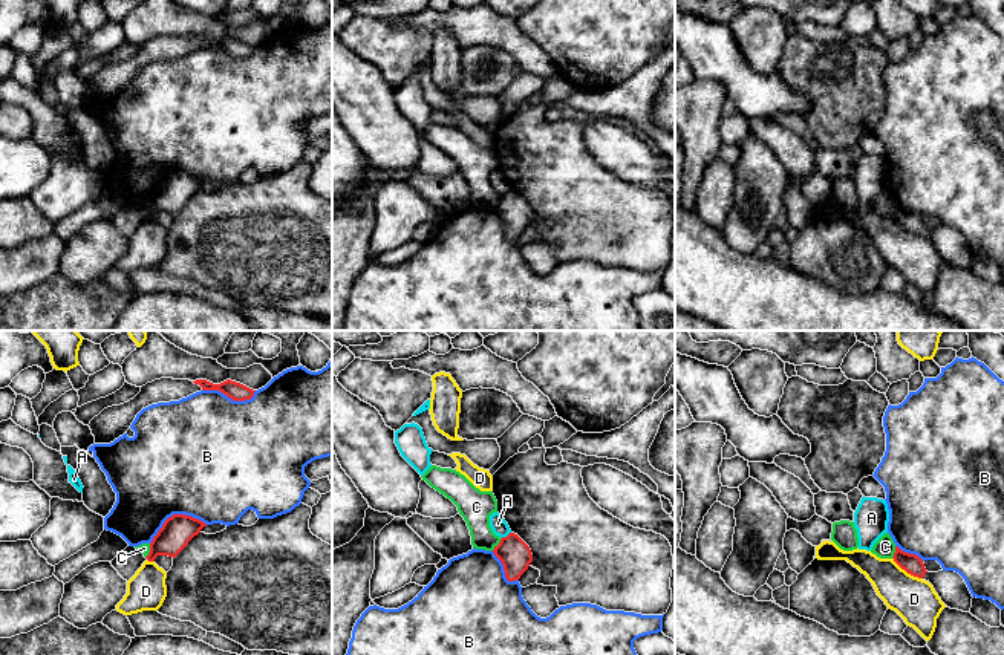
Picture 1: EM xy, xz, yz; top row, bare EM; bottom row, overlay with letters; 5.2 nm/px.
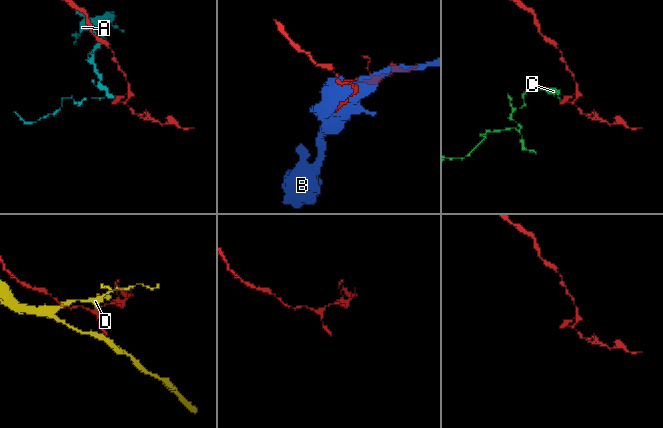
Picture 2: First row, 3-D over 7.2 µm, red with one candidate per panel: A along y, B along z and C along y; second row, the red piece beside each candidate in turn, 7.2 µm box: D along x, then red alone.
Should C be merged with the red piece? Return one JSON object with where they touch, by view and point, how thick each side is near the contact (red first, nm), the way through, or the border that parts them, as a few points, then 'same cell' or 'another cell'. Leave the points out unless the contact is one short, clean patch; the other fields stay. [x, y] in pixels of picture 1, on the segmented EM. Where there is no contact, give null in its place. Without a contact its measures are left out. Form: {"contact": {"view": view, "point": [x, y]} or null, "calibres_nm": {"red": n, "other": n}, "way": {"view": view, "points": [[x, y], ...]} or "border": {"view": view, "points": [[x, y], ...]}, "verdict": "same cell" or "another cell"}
{"contact": {"view": "xz", "point": [498, 545]}, "calibres_nm": {"red": 160, "other": 170}, "border": {"view": "xz", "points": [[501, 539], [492, 550]]}, "verdict": "another cell"}

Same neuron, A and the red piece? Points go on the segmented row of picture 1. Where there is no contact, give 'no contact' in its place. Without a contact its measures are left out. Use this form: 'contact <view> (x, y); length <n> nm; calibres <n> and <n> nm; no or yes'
contact xz (507, 536); length 70 nm; calibres 160 and 90 nm; no

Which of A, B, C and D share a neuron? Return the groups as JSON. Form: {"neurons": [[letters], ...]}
{"neurons": [["A"], ["B"], ["C"], ["D"]]}

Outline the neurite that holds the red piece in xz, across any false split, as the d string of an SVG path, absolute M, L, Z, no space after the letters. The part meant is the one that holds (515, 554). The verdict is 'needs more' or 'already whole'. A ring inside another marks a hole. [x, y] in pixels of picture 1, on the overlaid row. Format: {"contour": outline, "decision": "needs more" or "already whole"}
{"contour": "M514 533L502 537L493 552L502 562L508 582L519 580L533 562L530 546Z", "decision": "already whole"}

